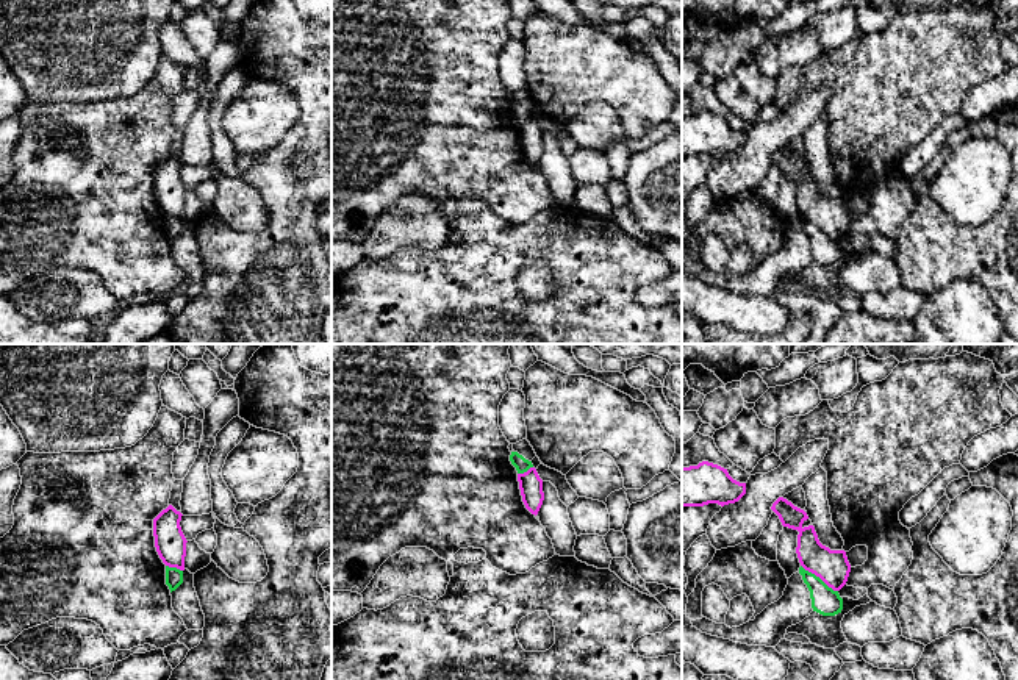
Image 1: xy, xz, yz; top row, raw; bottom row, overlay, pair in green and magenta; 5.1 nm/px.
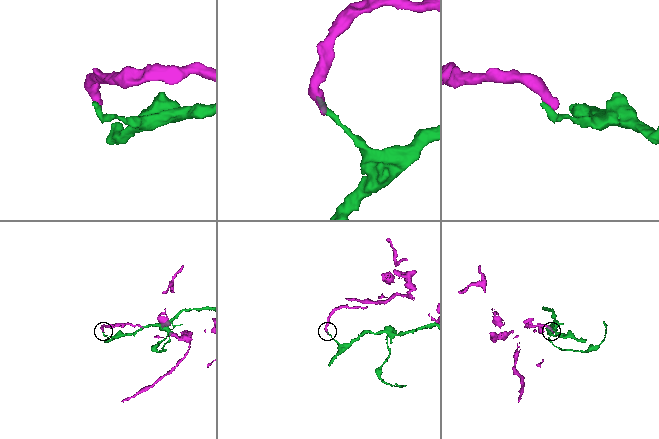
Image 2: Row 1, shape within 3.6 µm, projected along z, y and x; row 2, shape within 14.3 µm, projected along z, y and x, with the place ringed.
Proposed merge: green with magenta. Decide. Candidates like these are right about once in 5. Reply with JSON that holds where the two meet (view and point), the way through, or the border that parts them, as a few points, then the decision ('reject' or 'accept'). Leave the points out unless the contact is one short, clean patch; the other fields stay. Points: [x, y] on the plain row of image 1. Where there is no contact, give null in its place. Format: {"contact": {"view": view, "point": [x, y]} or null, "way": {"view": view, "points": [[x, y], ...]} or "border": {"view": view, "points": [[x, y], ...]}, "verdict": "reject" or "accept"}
{"contact": {"view": "yz", "point": [818, 227]}, "border": {"view": "yz", "points": [[801, 214], [837, 241]]}, "verdict": "reject"}

